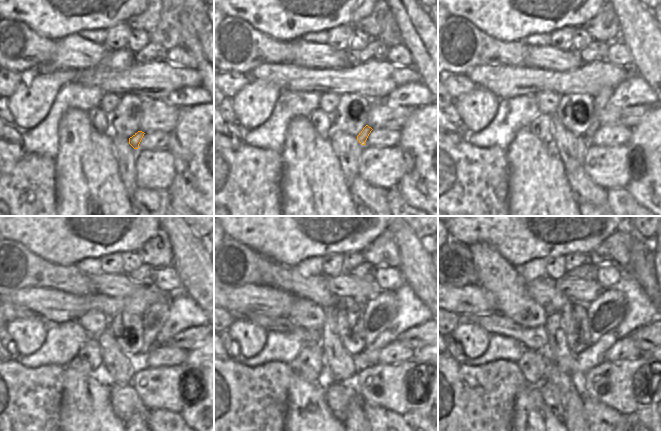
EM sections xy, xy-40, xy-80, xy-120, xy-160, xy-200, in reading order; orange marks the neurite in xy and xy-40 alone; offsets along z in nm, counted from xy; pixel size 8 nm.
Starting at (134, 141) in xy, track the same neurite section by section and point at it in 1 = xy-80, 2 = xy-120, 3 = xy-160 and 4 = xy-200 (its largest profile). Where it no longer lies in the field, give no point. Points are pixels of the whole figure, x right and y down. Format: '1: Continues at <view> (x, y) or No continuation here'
1: Continues at xy-80 (600, 101)
2: Continues at xy-120 (155, 316)
3: Continues at xy-160 (378, 313)
4: Continues at xy-200 (606, 312).

